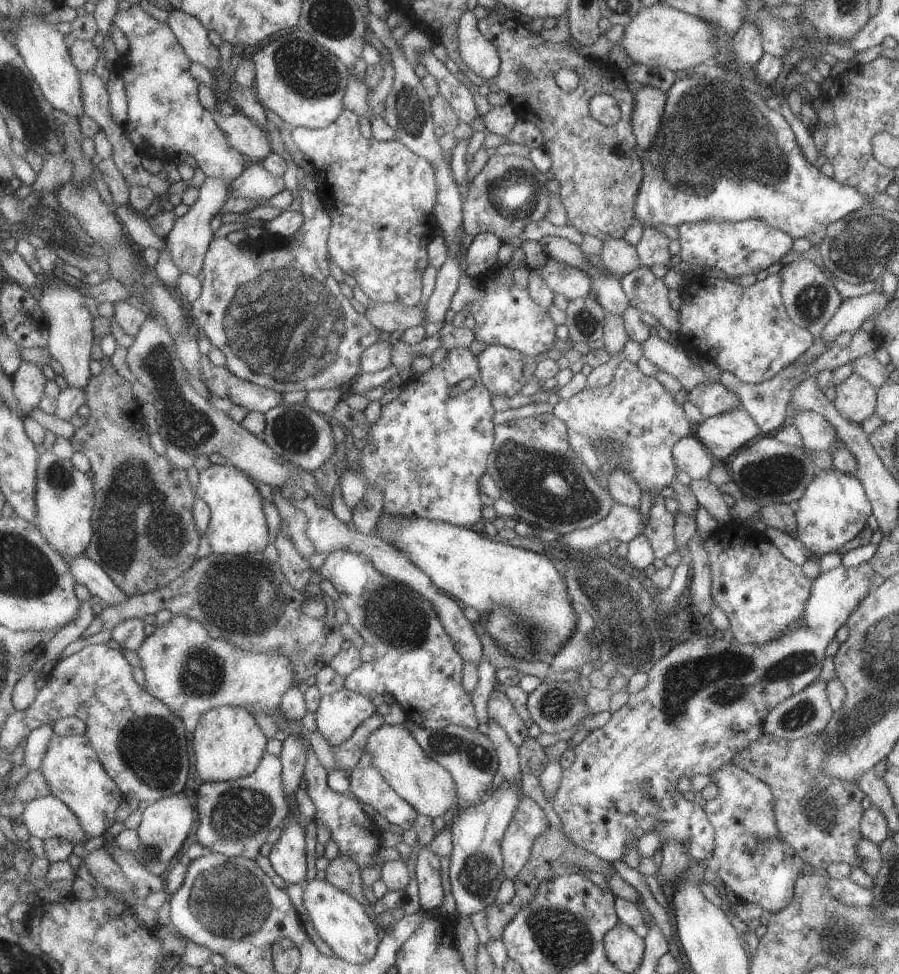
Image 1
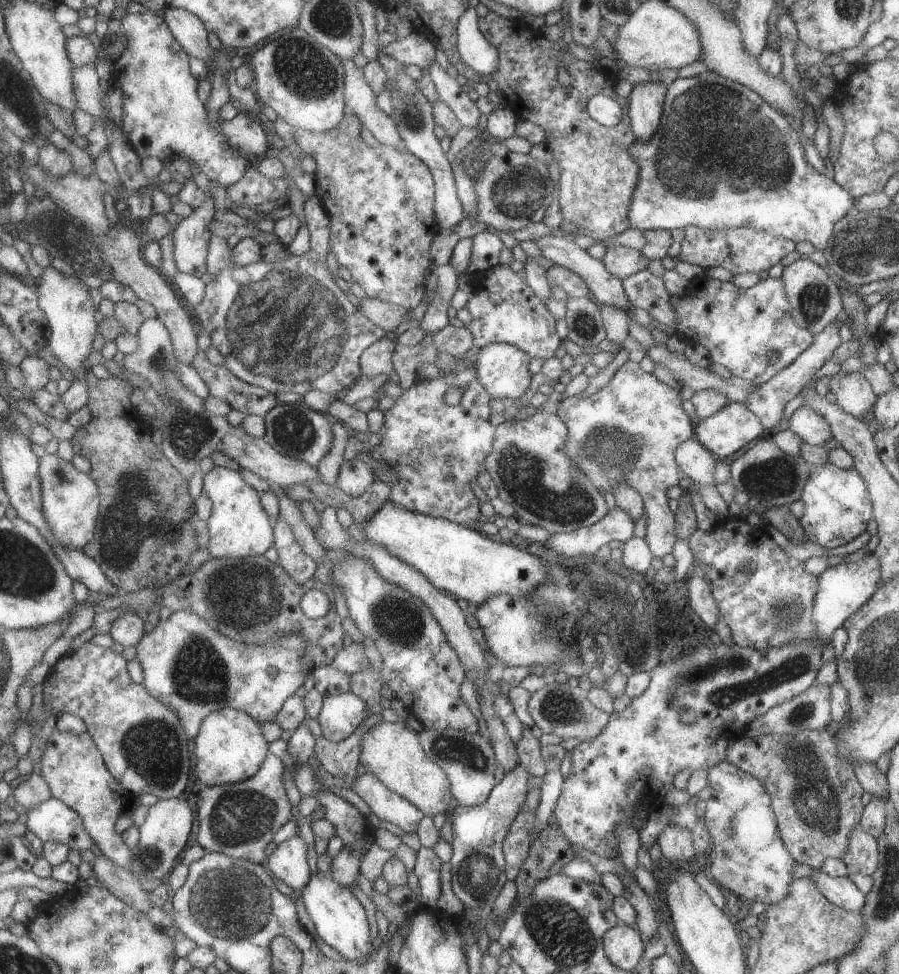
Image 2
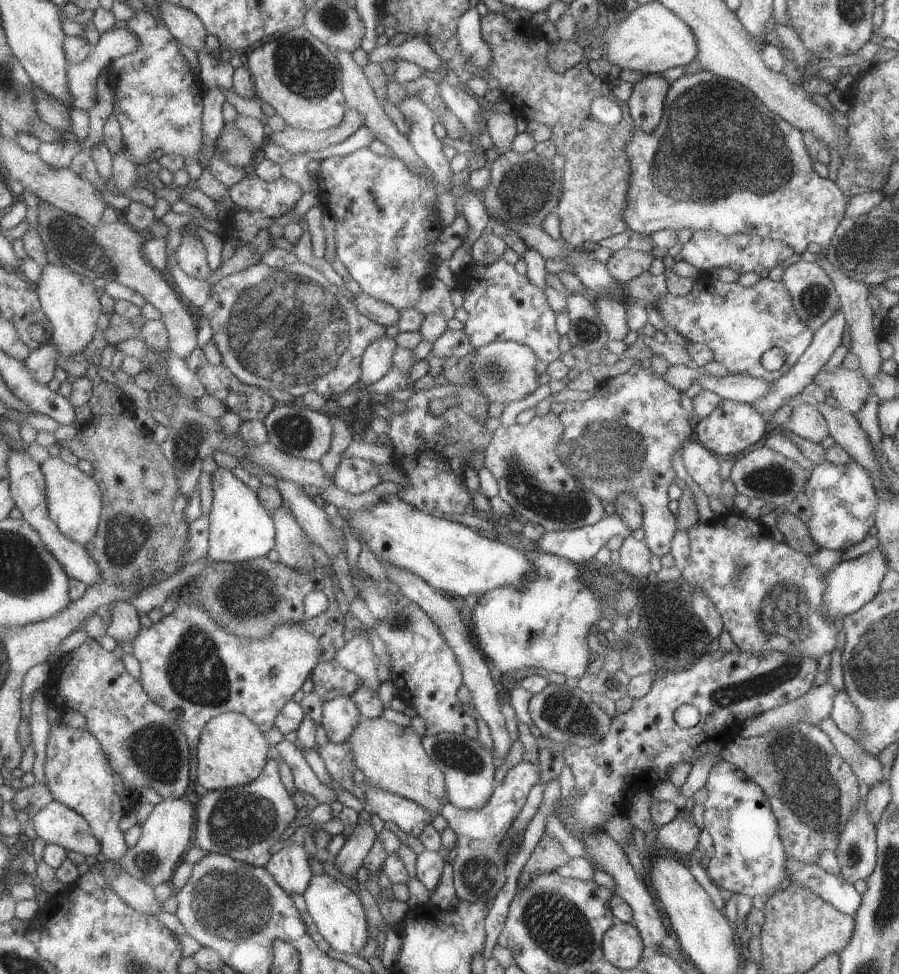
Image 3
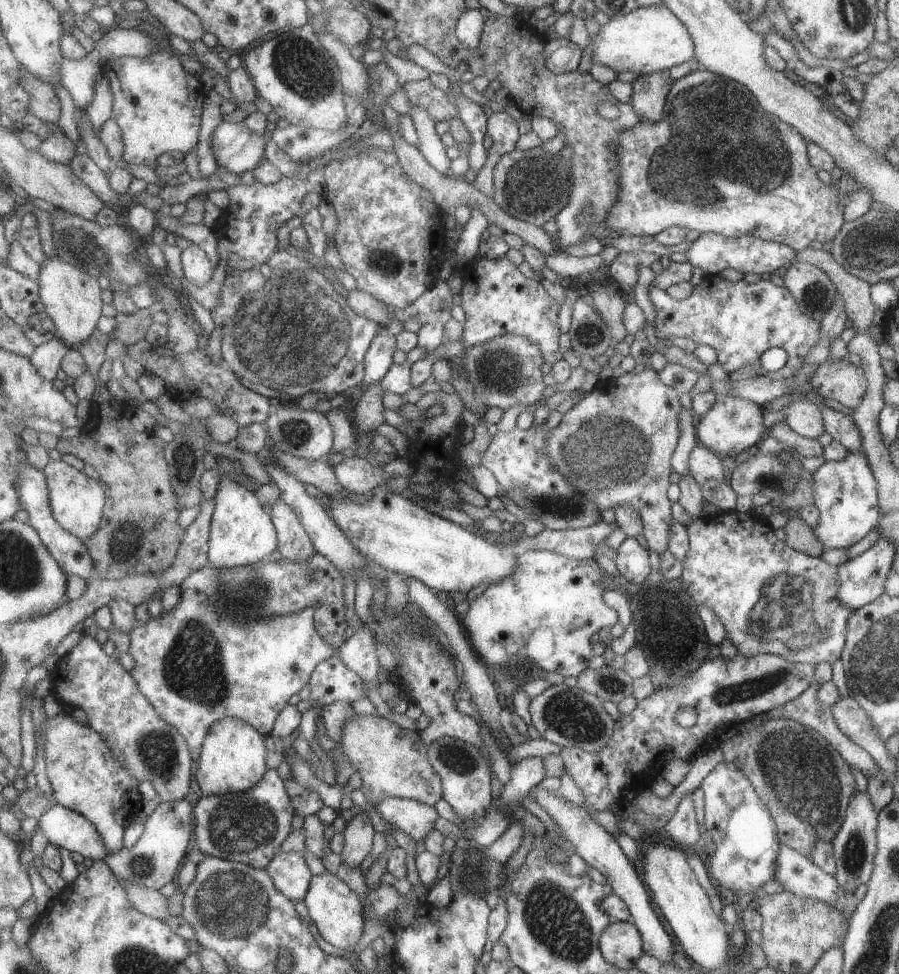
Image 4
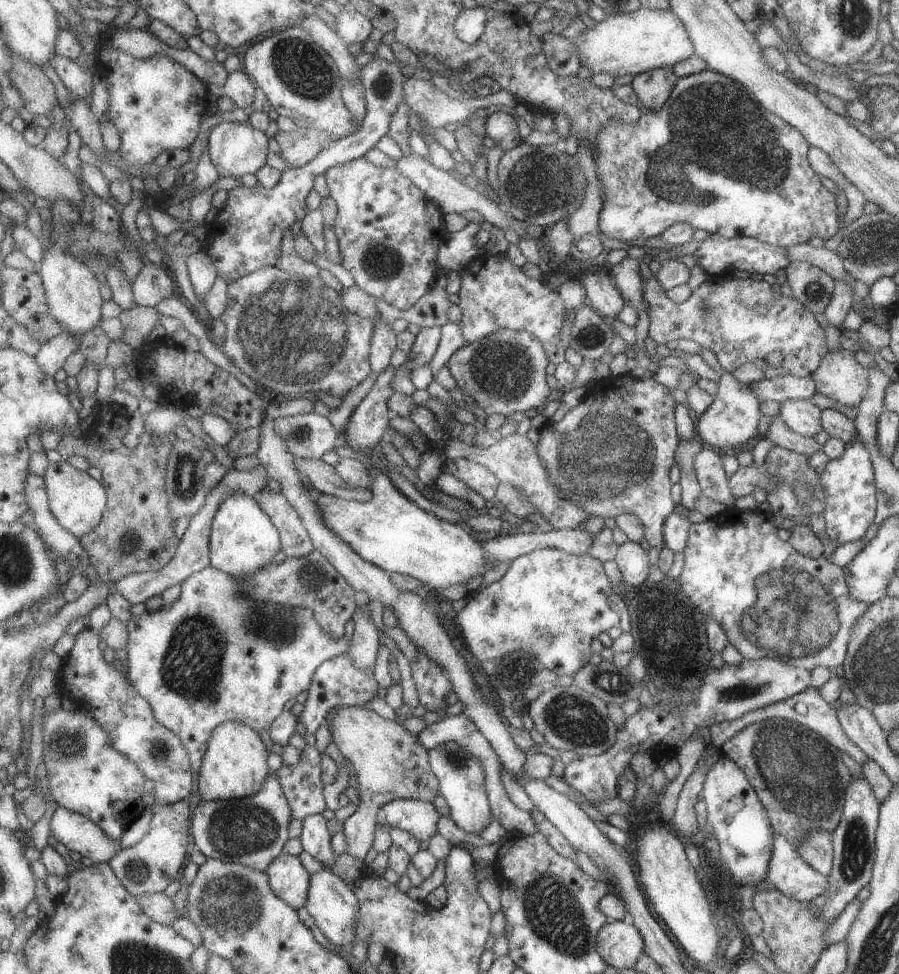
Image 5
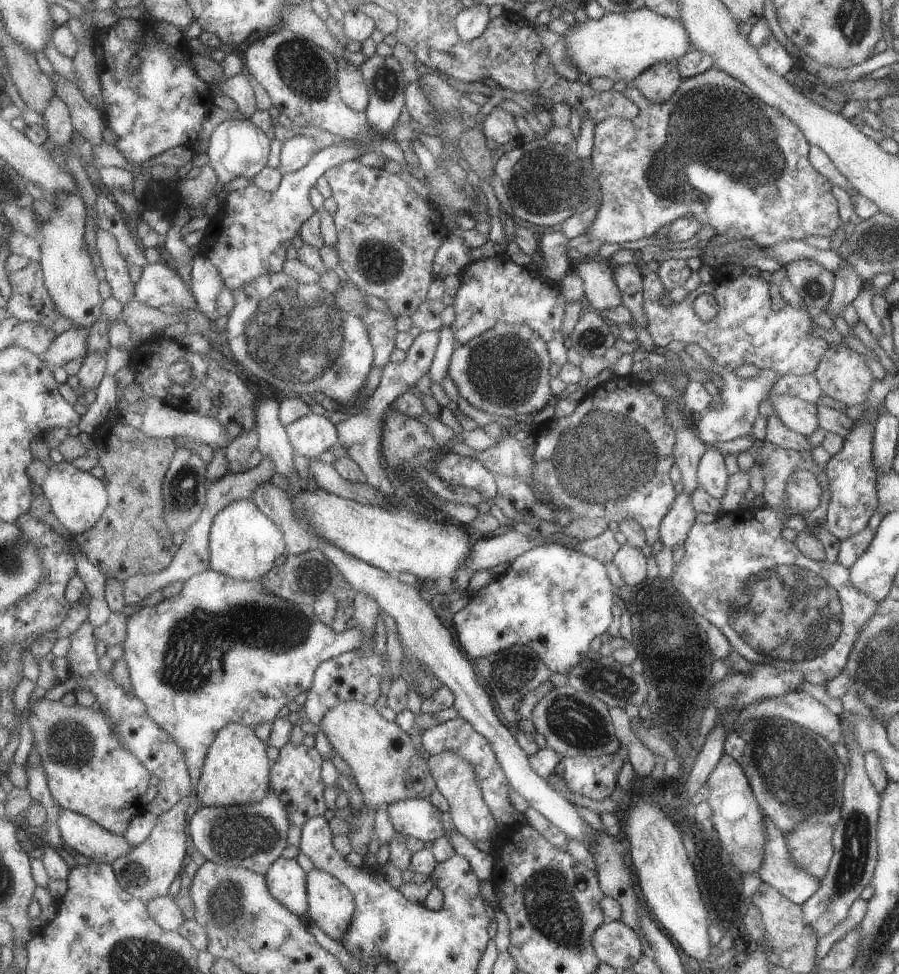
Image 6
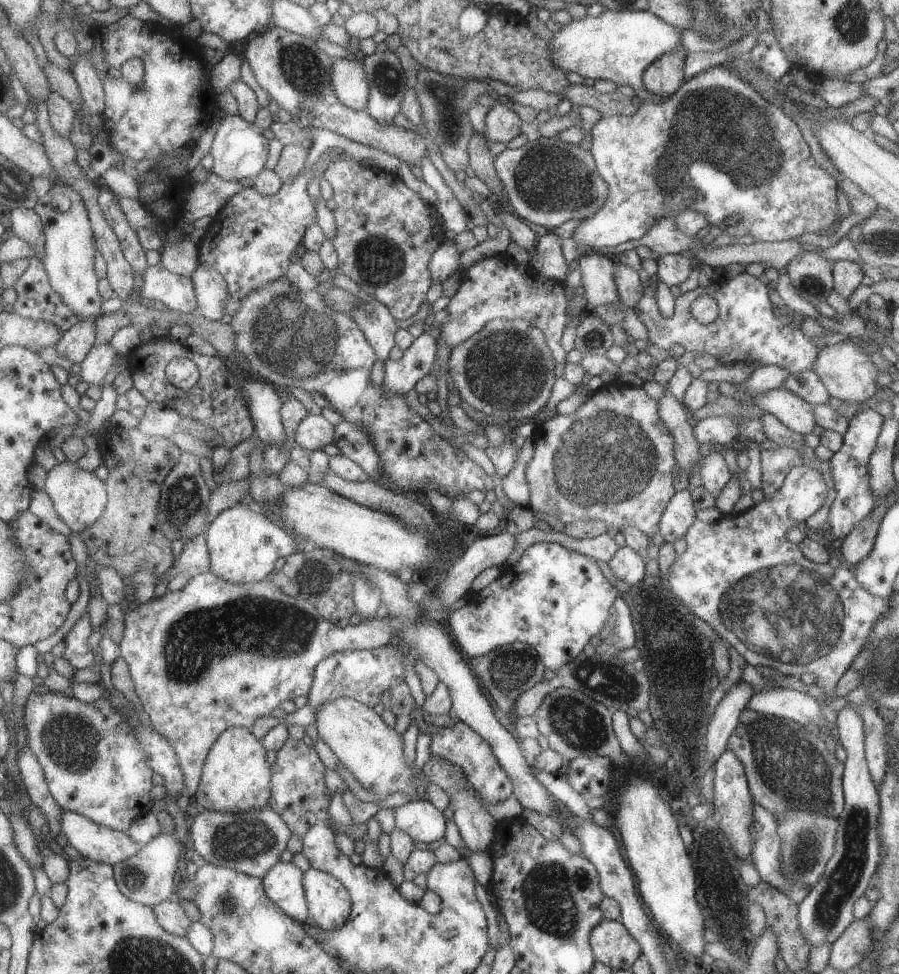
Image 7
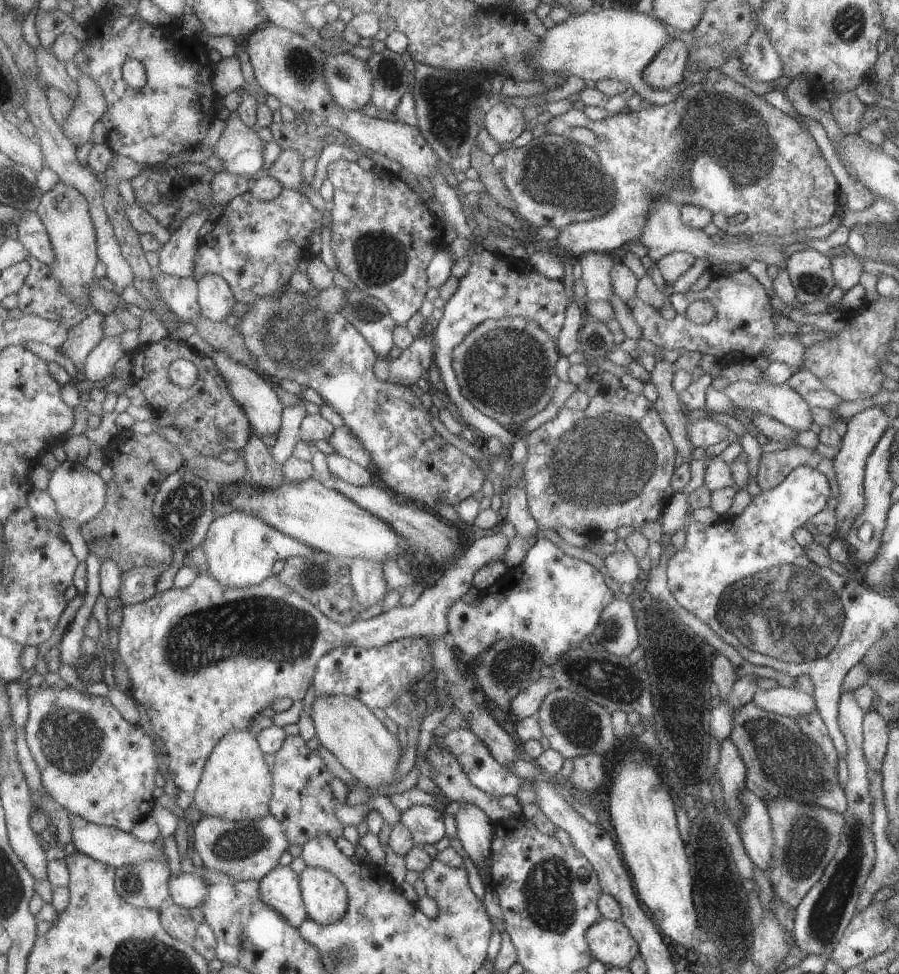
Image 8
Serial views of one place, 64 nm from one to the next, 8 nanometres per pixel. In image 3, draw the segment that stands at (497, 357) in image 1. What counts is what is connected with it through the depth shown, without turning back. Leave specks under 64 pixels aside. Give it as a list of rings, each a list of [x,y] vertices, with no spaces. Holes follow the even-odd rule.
[[[499,339],[474,349],[470,369],[473,379],[477,381],[481,392],[488,396],[490,402],[500,402],[506,405],[516,400],[525,400],[529,394],[533,394],[541,386],[539,372],[537,372],[539,359],[537,353],[526,344]]]

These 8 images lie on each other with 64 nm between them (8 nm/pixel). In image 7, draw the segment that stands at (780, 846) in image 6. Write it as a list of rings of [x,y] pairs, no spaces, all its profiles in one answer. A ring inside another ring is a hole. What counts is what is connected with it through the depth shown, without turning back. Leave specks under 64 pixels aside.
[[[759,803],[752,804],[752,832],[750,862],[757,870],[760,880],[775,887],[798,905],[811,887],[791,883],[780,869],[779,845],[776,820]]]

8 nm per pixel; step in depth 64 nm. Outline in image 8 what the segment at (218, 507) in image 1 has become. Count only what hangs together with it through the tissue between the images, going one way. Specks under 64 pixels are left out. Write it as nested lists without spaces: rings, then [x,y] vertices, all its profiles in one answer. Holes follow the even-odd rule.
[[[227,509],[227,514],[215,519],[203,544],[209,563],[209,572],[228,587],[244,589],[260,585],[273,576],[275,562],[291,557],[314,557],[318,550],[305,541],[282,533],[256,516]]]

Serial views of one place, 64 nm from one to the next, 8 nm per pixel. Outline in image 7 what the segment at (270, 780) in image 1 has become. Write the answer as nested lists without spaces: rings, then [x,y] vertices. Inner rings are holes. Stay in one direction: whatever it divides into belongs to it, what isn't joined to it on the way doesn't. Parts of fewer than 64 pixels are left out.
[[[269,804],[264,809],[250,813],[204,810],[191,820],[190,833],[195,850],[205,862],[264,879],[282,860],[292,830],[280,813]]]

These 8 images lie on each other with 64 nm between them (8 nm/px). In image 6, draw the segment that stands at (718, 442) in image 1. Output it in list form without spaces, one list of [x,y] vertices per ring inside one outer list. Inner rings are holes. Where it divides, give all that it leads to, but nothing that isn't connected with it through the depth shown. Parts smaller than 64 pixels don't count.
[[[714,362],[711,370],[717,372],[718,376],[722,378],[723,384],[716,398],[720,398],[723,404],[701,413],[699,420],[695,425],[692,425],[697,438],[704,444],[713,445],[715,442],[725,442],[751,434],[751,425],[755,418],[759,416],[757,405],[768,398],[770,388],[774,386],[779,378],[778,374],[773,369],[761,369],[757,372],[756,377],[741,379],[735,375],[735,372],[715,365]]]

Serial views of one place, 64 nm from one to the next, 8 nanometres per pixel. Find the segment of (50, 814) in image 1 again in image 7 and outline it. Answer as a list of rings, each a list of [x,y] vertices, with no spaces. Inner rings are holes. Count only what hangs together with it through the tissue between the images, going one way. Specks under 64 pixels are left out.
[[[65,811],[61,824],[67,842],[81,856],[98,863],[115,866],[137,856],[145,846],[133,840],[125,831],[103,826],[73,811]]]

